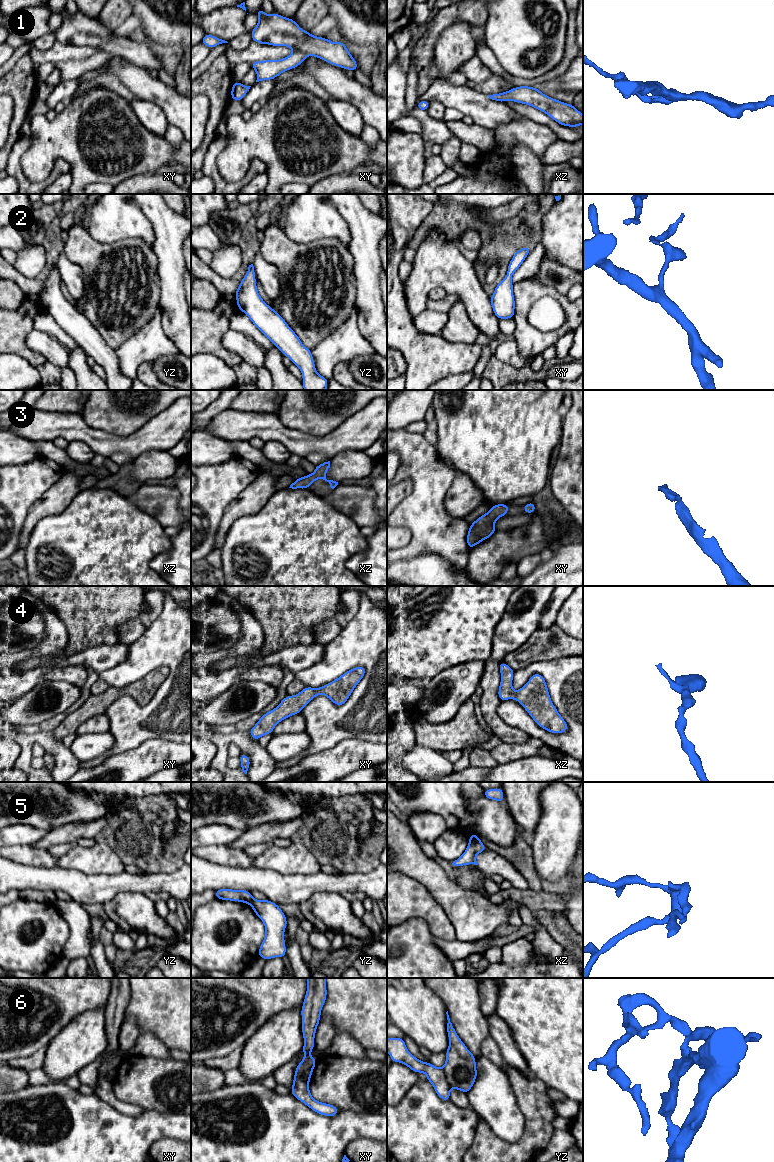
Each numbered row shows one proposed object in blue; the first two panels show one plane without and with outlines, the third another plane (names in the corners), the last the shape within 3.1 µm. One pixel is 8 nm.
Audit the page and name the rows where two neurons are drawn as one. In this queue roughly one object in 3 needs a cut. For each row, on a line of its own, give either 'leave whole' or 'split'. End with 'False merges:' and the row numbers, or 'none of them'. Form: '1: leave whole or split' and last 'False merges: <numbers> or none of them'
1: leave whole
2: leave whole
3: leave whole
4: leave whole
5: split
6: split
False merges: 5, 6

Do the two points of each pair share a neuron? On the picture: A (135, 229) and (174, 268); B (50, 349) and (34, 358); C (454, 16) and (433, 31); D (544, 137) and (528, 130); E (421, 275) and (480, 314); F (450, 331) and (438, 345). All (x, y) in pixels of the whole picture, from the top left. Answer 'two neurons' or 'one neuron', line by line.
A: two neurons
B: two neurons
C: one neuron
D: one neuron
E: one neuron
F: two neurons

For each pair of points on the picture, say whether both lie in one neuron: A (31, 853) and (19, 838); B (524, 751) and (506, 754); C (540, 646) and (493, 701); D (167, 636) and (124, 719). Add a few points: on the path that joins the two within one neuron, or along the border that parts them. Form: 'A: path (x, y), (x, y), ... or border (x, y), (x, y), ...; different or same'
A: border (33, 844), (14, 844), (10, 846); different
B: path (520, 751), (510, 752); same
C: path (524, 655), (507, 671), (505, 685); same
D: path (173, 661), (173, 675), (169, 689), (149, 711); same

